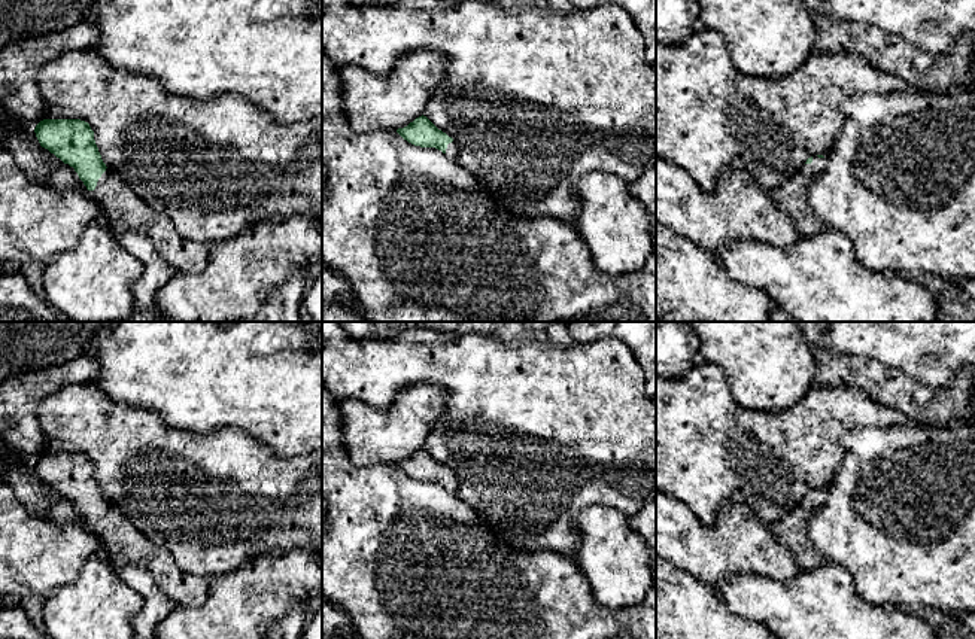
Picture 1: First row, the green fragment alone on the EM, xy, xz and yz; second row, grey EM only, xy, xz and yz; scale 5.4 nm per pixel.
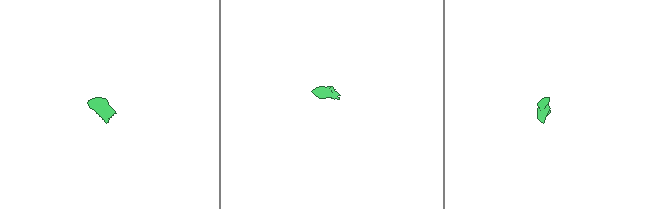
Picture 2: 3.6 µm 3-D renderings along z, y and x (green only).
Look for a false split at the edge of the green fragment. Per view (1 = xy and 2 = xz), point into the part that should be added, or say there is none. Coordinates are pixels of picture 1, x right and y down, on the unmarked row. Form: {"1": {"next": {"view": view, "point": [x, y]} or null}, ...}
{"1": {"next": {"view": "xy", "point": [124, 544]}}, "2": {"next": {"view": "xz", "point": [452, 481]}}}

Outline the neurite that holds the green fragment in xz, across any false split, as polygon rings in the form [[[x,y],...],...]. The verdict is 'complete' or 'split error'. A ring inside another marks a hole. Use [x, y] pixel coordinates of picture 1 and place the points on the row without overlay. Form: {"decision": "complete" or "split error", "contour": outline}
{"decision": "split error", "contour": [[[419,450],[397,466],[408,477],[420,481],[435,481],[450,493],[458,493],[458,478],[446,466],[438,463],[426,450]]]}

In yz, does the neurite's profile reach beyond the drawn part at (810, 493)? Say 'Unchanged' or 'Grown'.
Grown

